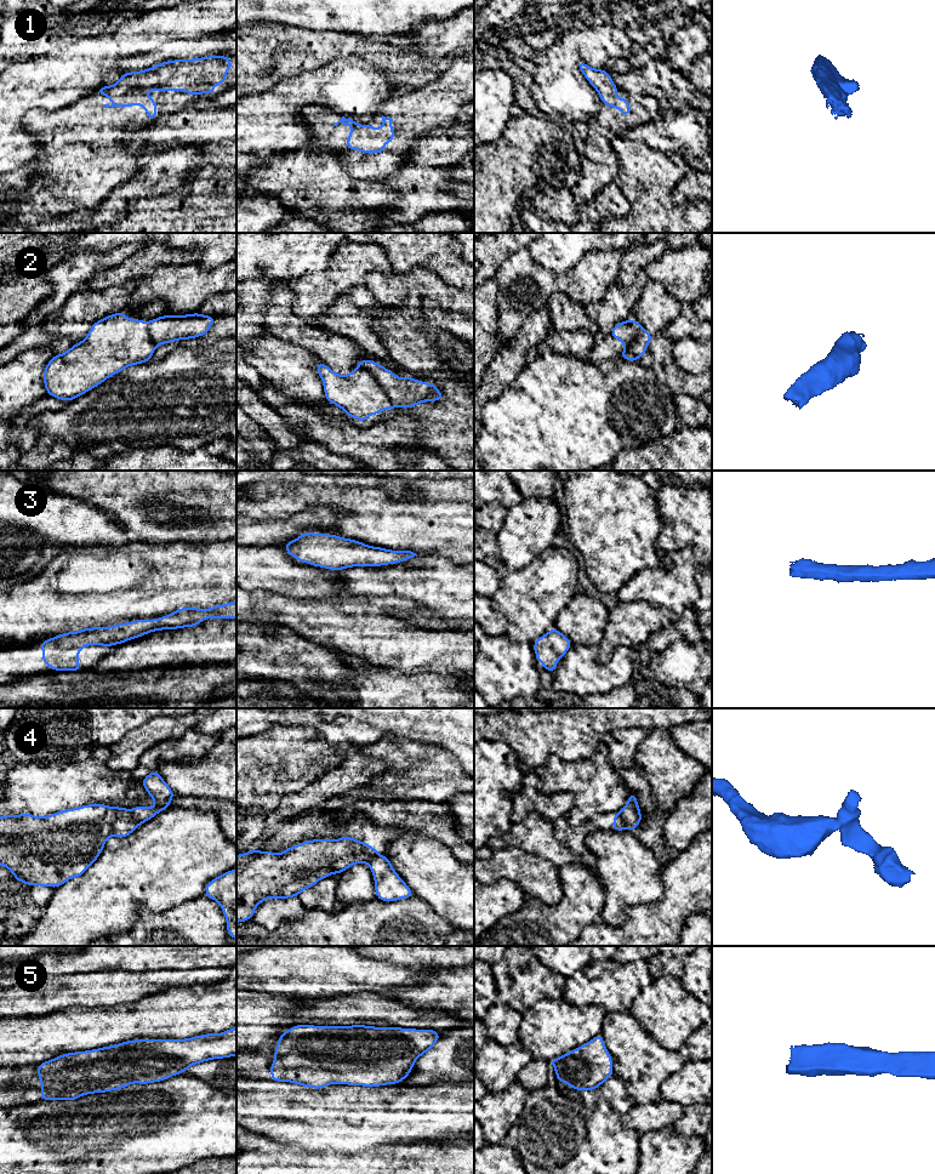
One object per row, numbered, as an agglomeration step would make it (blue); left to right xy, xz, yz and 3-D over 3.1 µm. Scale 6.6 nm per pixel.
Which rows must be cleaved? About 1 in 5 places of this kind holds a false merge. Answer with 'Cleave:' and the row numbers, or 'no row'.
Cleave: 2, 4

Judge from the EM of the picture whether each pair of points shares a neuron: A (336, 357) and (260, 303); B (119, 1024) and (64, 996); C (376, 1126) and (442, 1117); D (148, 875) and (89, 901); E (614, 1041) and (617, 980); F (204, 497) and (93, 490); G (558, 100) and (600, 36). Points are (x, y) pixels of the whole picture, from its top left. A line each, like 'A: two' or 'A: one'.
A: two
B: two
C: one
D: one
E: two
F: one
G: one

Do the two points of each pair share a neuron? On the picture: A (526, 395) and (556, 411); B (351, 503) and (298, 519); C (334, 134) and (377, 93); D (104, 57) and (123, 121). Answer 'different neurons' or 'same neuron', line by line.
A: same neuron
B: different neurons
C: different neurons
D: different neurons

